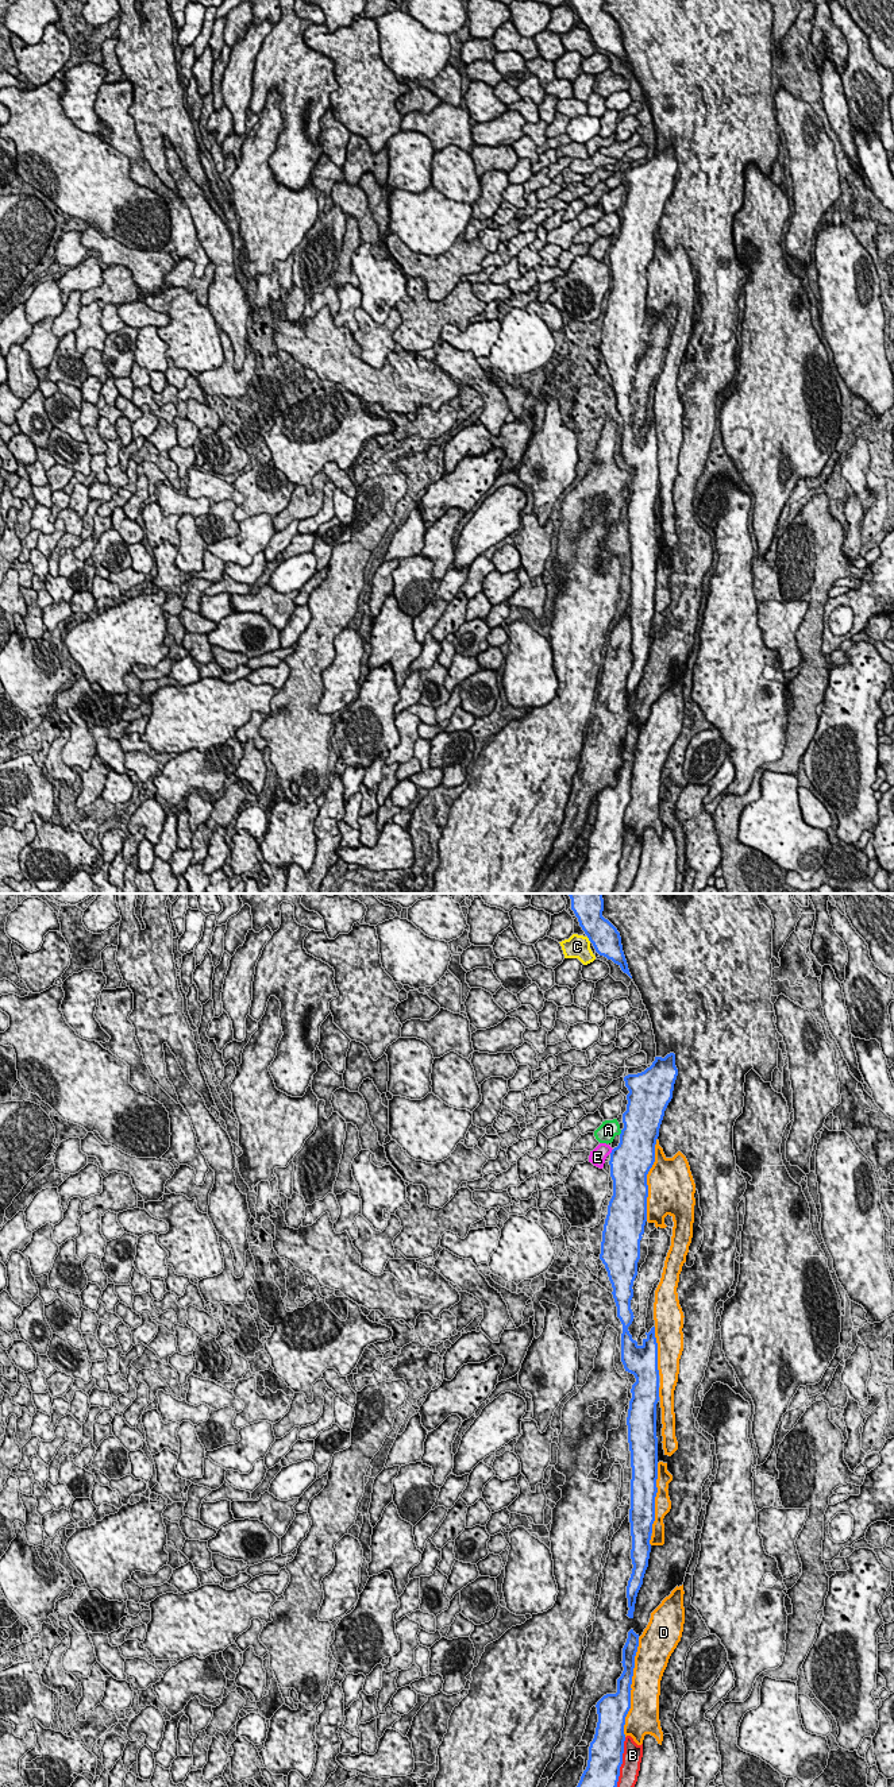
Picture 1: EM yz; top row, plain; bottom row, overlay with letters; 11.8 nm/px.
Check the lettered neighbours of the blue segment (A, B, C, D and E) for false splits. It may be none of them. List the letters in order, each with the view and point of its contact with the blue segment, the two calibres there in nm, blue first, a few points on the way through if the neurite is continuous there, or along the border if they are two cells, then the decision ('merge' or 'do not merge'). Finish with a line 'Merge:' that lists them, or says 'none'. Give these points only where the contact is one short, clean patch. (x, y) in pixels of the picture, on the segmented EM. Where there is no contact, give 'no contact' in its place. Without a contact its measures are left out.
A: contact yz (621, 1133); calibres 440 and 220 nm; border yz (621, 1130), (619, 1134); do not merge
B: contact yz (621, 1762); calibres 420 and 240 nm; do not merge
C: contact yz (589, 940); calibres 340 and 280 nm; border yz (586, 937), (590, 941); do not merge
D: contact yz (629, 1687); calibres 280 and 360 nm; do not merge
E: contact yz (612, 1151); calibres 480 and 200 nm; border yz (613, 1149), (609, 1153); do not merge
Merge: none

